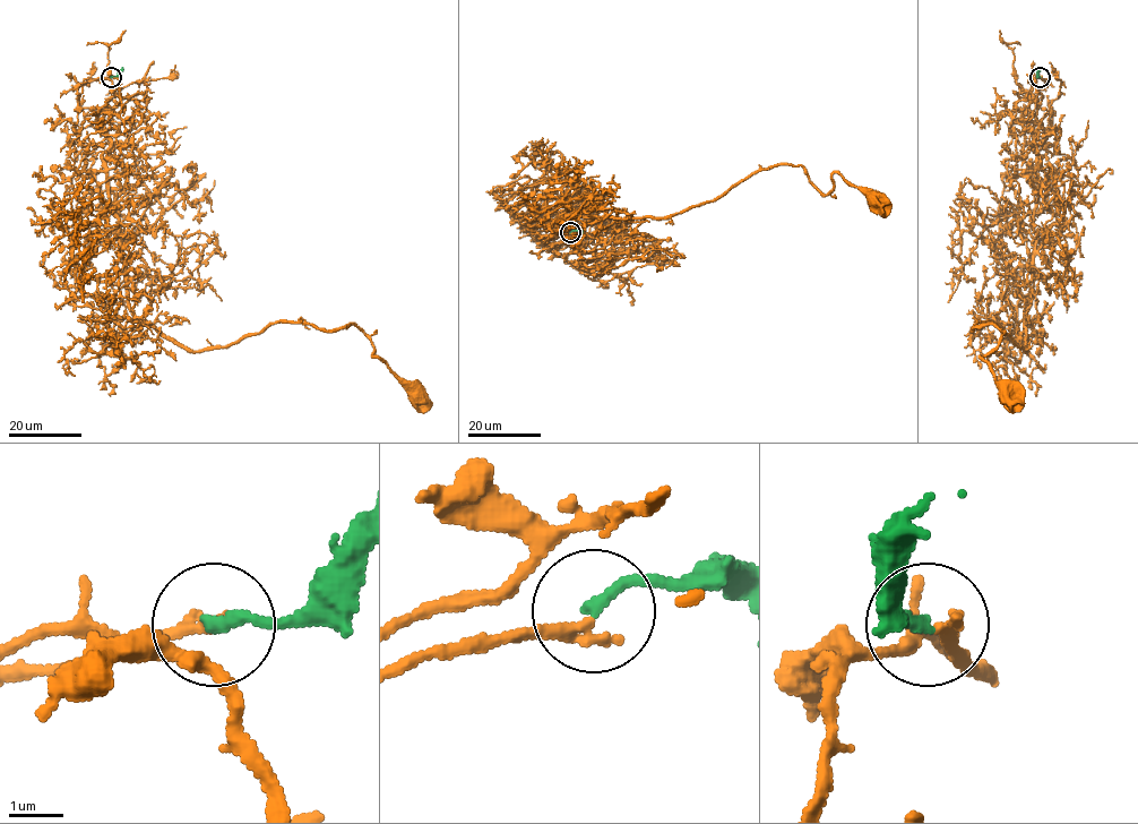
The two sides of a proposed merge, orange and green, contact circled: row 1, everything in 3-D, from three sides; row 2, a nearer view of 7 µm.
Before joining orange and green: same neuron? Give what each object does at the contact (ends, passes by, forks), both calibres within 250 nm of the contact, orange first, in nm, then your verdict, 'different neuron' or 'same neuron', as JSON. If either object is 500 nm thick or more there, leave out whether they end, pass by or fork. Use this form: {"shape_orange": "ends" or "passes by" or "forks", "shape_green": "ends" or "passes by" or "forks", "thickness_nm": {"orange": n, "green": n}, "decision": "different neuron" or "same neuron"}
{"shape_orange": "ends", "shape_green": "ends", "thickness_nm": {"orange": 240, "green": 220}, "decision": "same neuron"}

